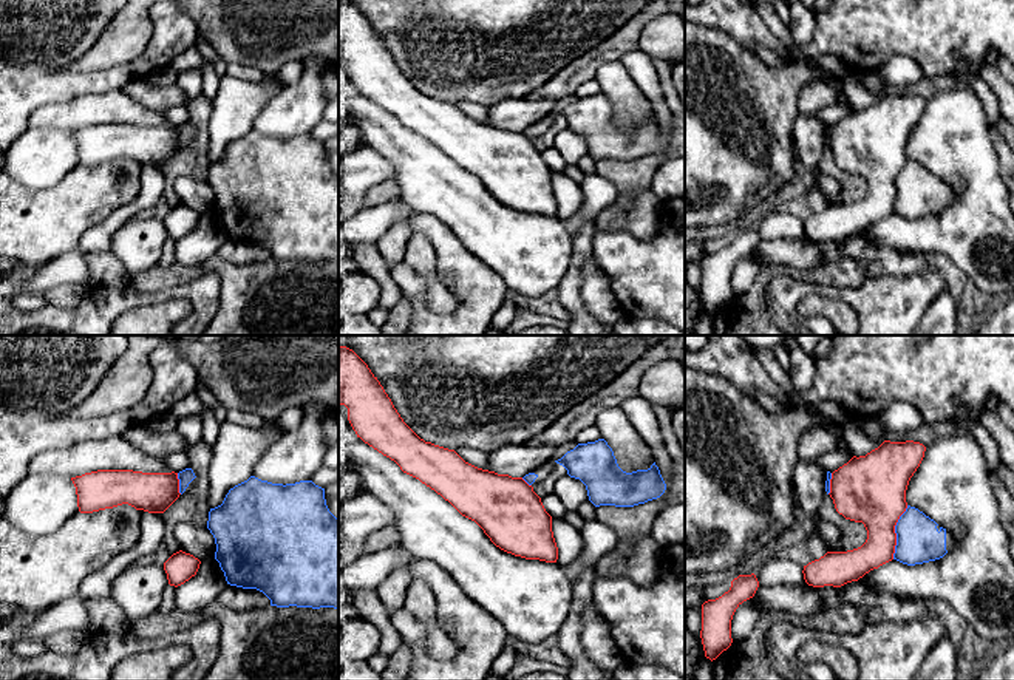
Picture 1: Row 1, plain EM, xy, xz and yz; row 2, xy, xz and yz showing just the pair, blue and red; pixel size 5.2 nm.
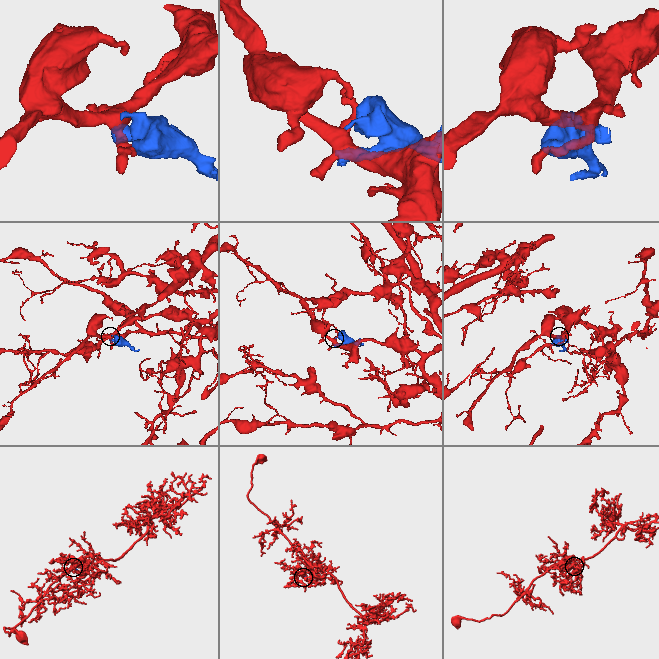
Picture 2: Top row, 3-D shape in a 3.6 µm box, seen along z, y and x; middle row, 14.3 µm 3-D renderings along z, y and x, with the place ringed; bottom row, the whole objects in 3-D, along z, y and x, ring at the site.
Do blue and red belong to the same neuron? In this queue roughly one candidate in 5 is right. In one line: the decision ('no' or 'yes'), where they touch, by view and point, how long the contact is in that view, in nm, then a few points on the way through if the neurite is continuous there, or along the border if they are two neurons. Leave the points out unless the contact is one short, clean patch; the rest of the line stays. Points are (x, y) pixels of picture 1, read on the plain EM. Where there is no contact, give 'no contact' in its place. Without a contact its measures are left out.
no | yz (895, 186) | 300 nm

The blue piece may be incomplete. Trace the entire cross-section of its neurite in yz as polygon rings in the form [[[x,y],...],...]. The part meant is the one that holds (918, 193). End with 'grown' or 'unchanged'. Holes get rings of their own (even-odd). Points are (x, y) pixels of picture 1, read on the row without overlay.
[[[907,159],[897,179],[893,213],[907,218],[923,218],[943,212],[952,204],[952,189],[915,161]]]; grown

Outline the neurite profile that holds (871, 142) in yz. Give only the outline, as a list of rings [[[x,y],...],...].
[[[884,94],[866,110],[853,110],[832,127],[830,151],[846,173],[863,176],[866,196],[847,206],[827,206],[804,219],[808,240],[841,241],[893,213],[895,179],[906,165],[906,144],[924,111],[920,96]]]

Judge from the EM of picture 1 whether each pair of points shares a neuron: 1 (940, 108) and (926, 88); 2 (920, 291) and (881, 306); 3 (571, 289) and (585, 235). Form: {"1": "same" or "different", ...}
{"1": "different", "2": "same", "3": "same"}

